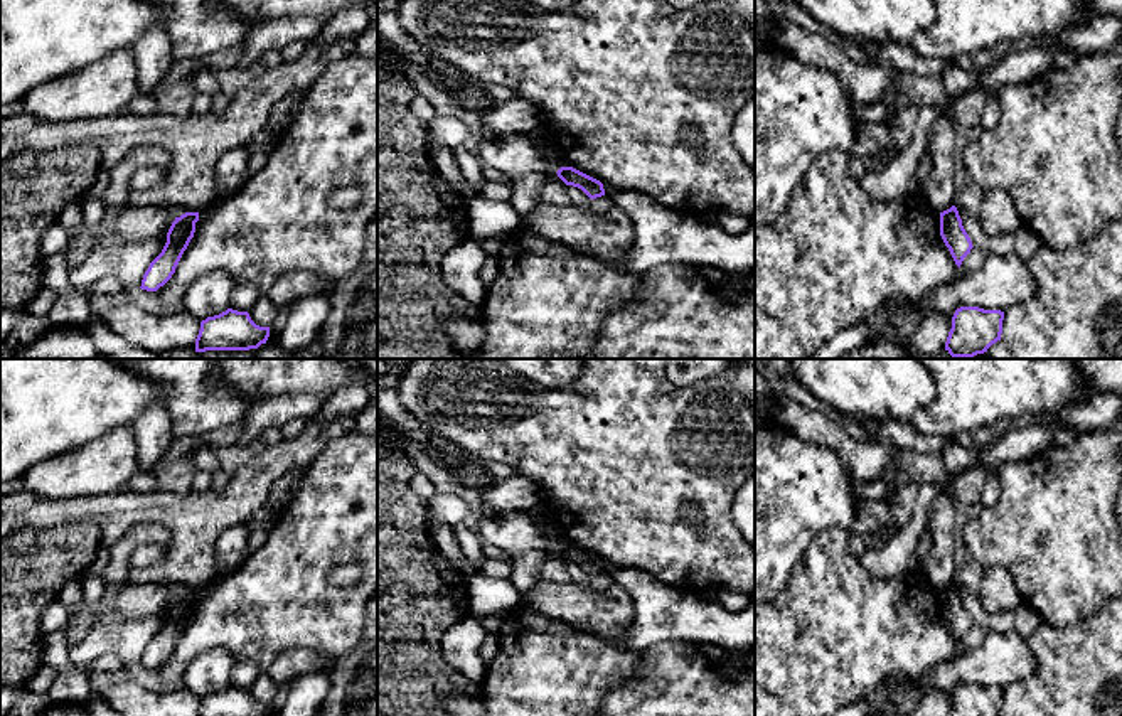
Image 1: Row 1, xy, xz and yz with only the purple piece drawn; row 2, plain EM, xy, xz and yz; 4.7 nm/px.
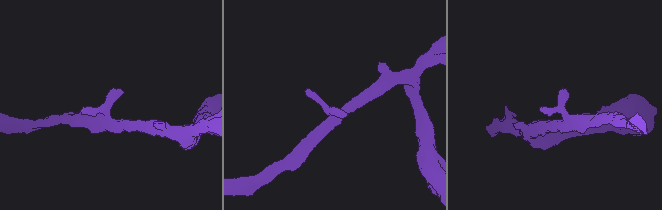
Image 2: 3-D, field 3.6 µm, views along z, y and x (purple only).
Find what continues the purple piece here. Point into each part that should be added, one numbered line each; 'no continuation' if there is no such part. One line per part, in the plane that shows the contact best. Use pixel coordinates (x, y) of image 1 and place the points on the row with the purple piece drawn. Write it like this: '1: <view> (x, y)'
no continuation

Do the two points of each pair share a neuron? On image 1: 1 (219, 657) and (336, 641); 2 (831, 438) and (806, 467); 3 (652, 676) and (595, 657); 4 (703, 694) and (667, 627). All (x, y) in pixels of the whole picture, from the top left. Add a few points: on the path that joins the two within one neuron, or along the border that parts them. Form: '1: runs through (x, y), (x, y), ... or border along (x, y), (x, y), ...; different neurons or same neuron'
1: border along (194, 659), (216, 647), (224, 647), (236, 659); different neurons
2: border along (789, 428), (806, 440), (829, 447), (851, 475); different neurons
3: border along (642, 652), (639, 667), (605, 694); different neurons
4: border along (688, 642), (657, 642), (642, 652); different neurons

